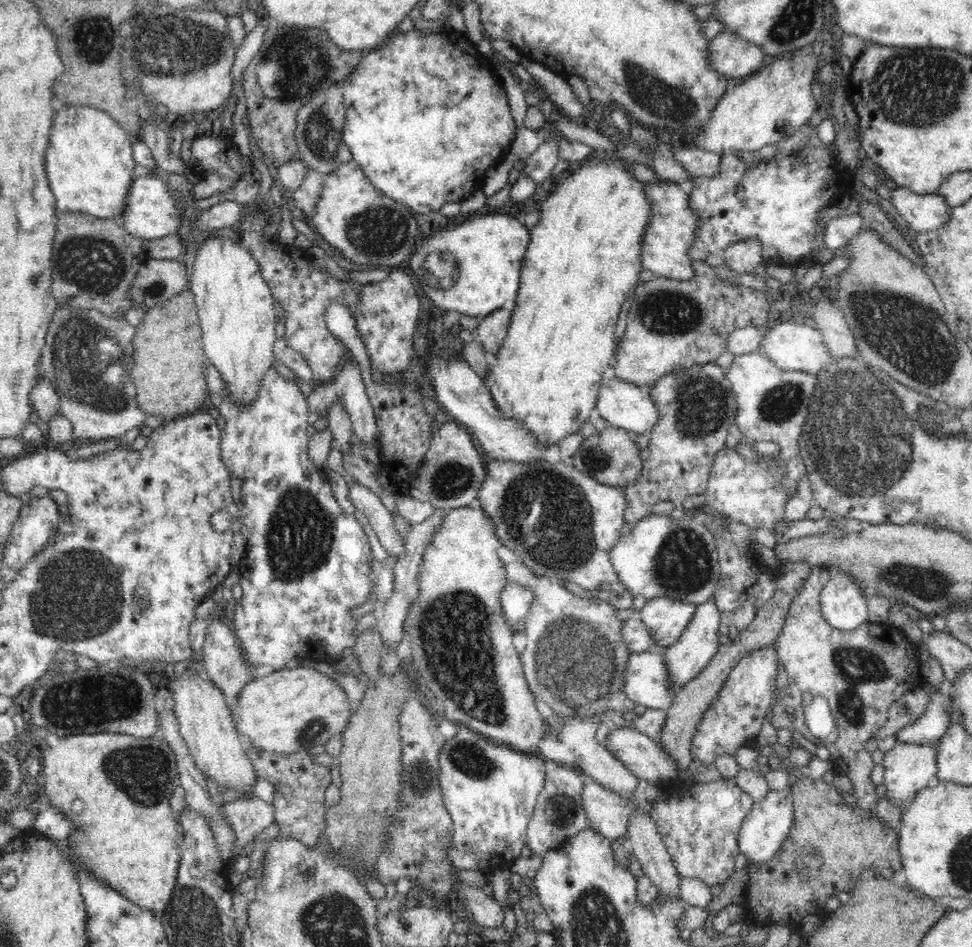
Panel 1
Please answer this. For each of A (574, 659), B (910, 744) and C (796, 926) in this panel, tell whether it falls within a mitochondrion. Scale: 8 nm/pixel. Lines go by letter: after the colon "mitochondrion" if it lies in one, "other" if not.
A: mitochondrion
B: other
C: other

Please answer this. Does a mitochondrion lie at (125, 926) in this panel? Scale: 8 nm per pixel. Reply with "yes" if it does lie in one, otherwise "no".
no

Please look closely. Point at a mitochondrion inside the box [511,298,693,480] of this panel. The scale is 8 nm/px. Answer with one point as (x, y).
(594, 460)

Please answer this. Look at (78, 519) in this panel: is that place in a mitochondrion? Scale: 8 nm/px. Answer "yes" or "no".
no

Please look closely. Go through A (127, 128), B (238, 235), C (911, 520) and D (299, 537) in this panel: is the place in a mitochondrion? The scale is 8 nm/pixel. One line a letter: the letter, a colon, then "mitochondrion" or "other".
A: other
B: other
C: other
D: mitochondrion

